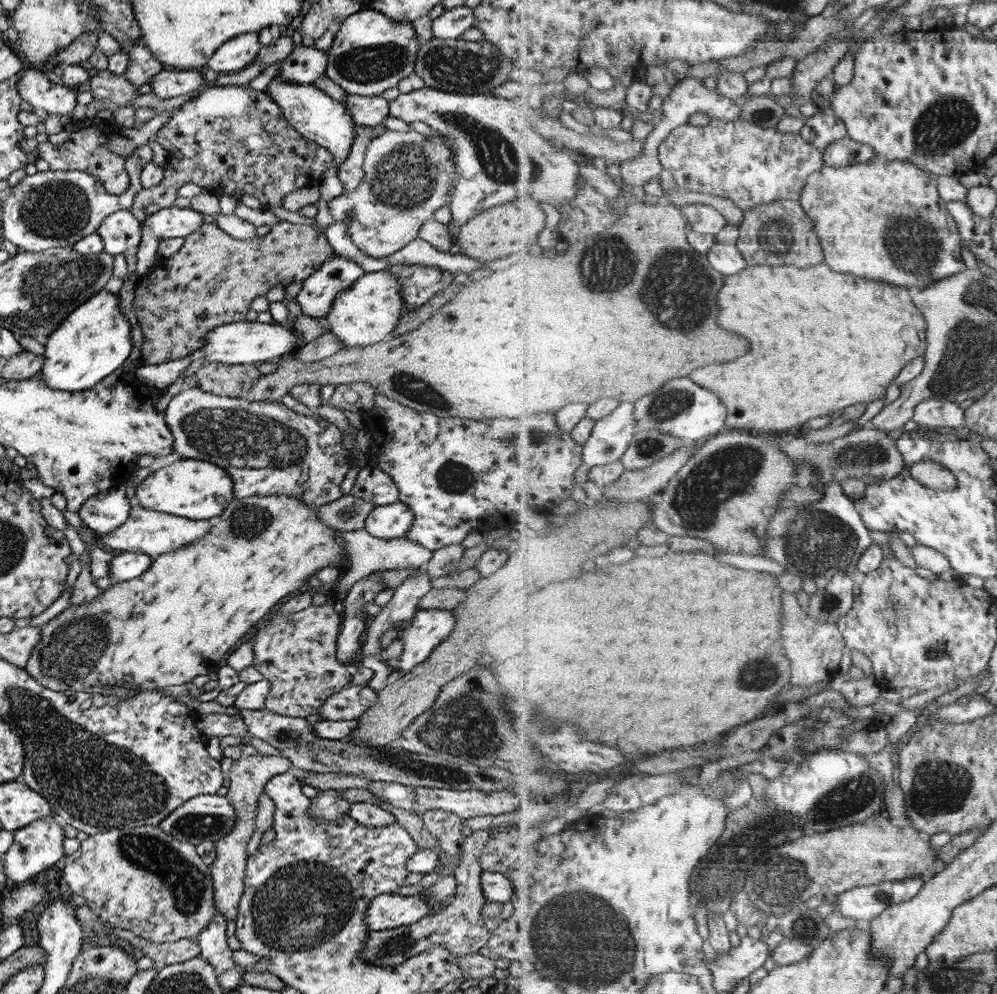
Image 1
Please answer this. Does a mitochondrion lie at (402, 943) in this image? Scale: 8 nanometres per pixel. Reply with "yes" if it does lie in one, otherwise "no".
yes

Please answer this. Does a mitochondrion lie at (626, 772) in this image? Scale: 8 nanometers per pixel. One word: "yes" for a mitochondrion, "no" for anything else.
no

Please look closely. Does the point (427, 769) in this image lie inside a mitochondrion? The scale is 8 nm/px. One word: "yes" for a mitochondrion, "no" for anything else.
yes

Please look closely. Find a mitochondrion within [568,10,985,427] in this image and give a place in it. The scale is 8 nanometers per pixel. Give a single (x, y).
(945, 125)

